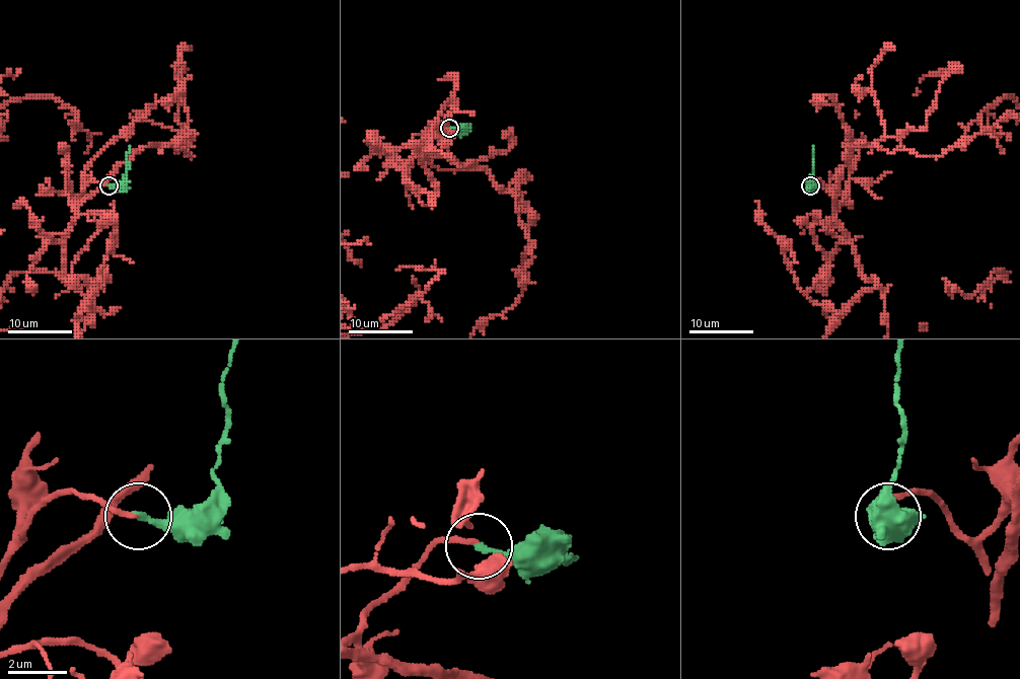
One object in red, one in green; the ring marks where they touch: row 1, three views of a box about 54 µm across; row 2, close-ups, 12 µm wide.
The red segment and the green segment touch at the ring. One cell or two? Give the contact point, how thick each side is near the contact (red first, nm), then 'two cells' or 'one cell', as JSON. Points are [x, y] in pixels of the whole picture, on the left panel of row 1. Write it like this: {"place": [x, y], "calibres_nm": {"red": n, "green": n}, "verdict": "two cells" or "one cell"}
{"place": [108, 185], "calibres_nm": {"red": 170, "green": 240}, "verdict": "one cell"}

